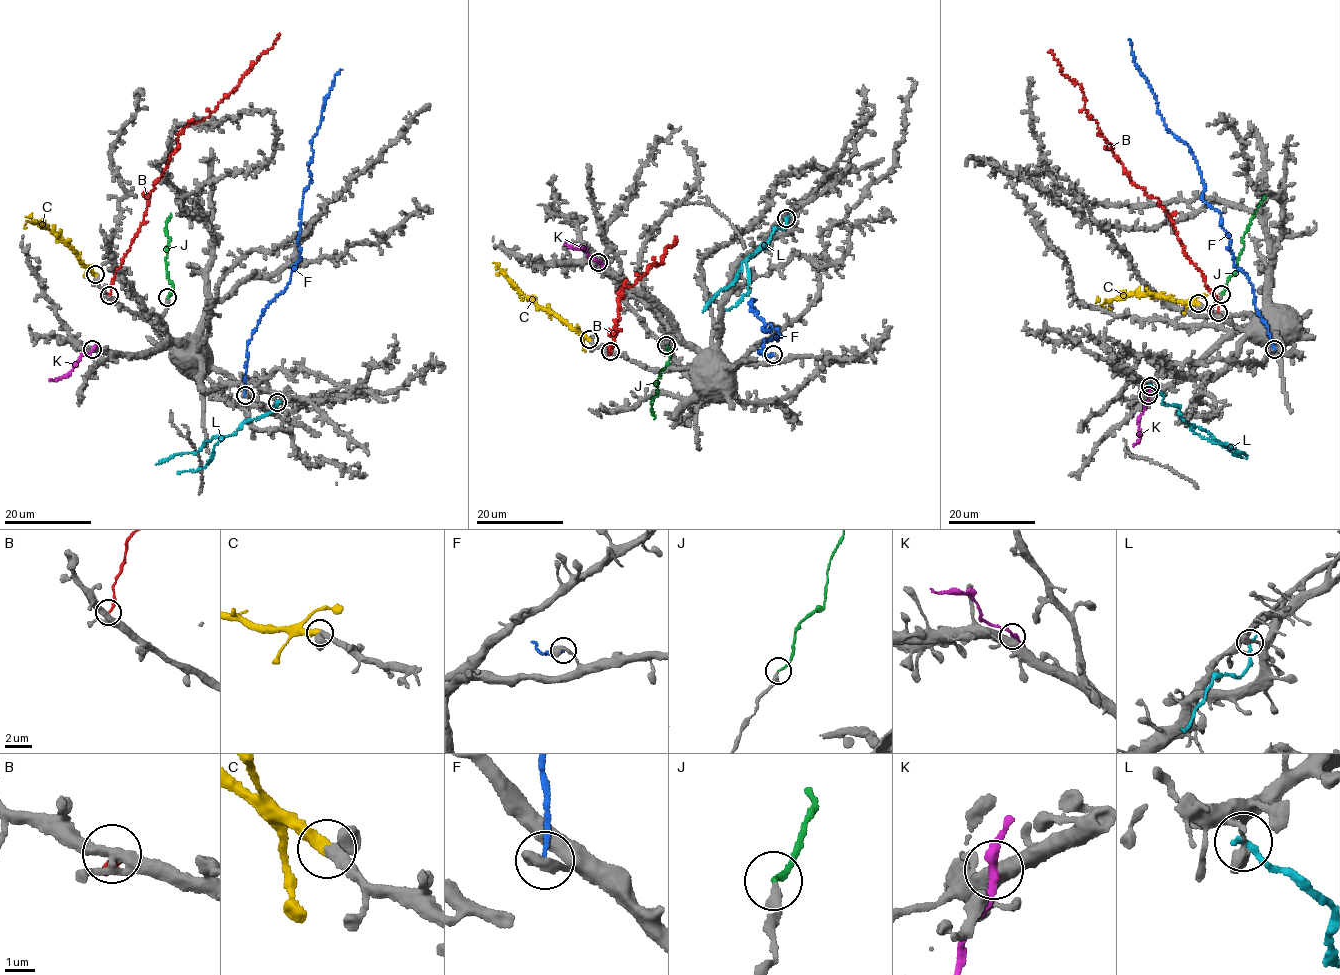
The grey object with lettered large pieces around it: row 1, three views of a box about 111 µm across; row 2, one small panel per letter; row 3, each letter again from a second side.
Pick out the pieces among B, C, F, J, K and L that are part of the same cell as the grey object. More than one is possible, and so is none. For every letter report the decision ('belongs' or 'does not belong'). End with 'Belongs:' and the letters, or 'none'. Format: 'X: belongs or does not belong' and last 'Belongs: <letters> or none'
B: does not belong
C: belongs
F: does not belong
J: belongs
K: does not belong
L: does not belong
Belongs: C, J

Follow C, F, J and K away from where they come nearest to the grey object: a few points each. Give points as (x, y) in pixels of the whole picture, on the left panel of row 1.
C: (95, 274), (88, 271), (59, 237), (27, 220), (32, 214)
F: (245, 395), (248, 341), (299, 260), (311, 140), (341, 69)
J: (168, 297), (173, 285), (165, 266), (166, 247), (170, 238), (165, 228), (171, 214)
K: (92, 349), (82, 354), (67, 374), (49, 380)

